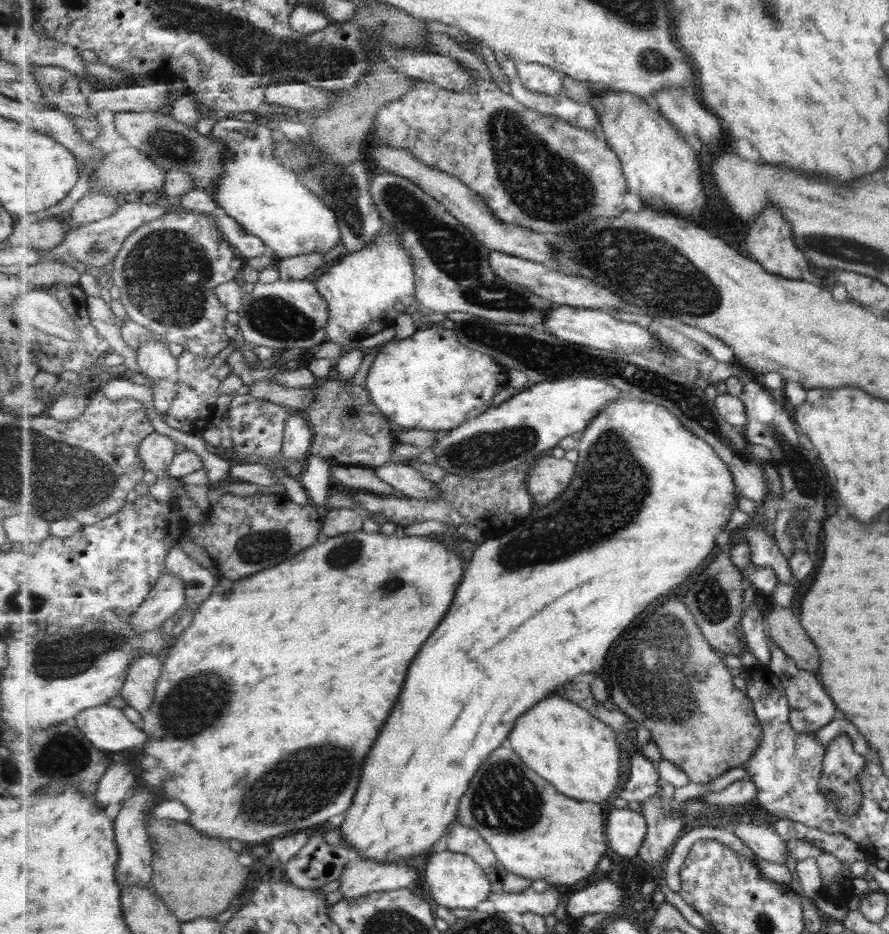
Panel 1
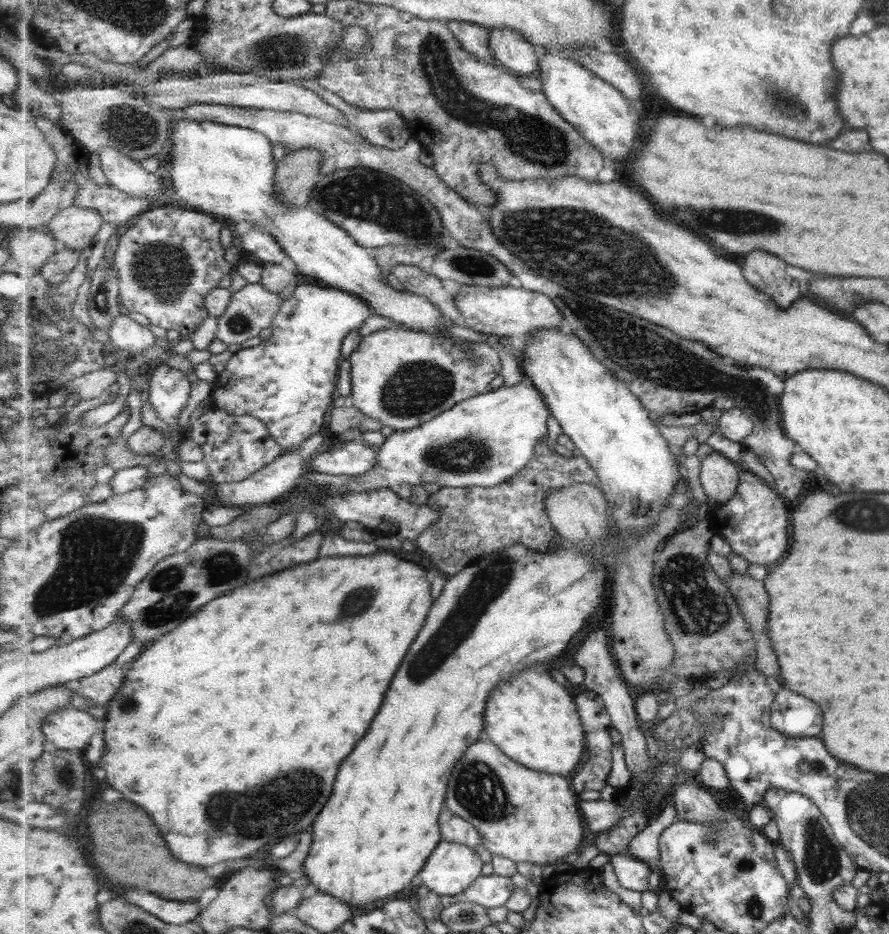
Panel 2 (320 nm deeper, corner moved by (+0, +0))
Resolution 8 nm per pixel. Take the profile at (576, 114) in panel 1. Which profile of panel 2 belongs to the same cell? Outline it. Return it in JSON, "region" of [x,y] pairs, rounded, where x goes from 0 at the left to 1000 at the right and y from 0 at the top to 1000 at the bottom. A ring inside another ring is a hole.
{"region":[[[504,21],[502,25],[522,52],[531,56],[540,65],[569,75],[568,70],[556,64],[550,47],[552,36],[548,30],[515,21]]]}

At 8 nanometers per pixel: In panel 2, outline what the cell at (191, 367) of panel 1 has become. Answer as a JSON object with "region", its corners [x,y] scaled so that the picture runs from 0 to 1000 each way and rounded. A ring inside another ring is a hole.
{"region":[[[178,390],[168,411],[166,430],[186,452],[199,454],[215,424],[215,407],[199,394]]]}

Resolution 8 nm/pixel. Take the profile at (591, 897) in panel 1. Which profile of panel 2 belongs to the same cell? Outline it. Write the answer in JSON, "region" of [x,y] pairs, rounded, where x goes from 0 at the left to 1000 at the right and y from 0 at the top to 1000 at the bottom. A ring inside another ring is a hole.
{"region":[[[690,914],[684,920],[690,928],[694,944],[697,949],[708,953],[730,953],[730,940],[732,940],[732,929],[727,923],[715,920],[712,915]]]}

